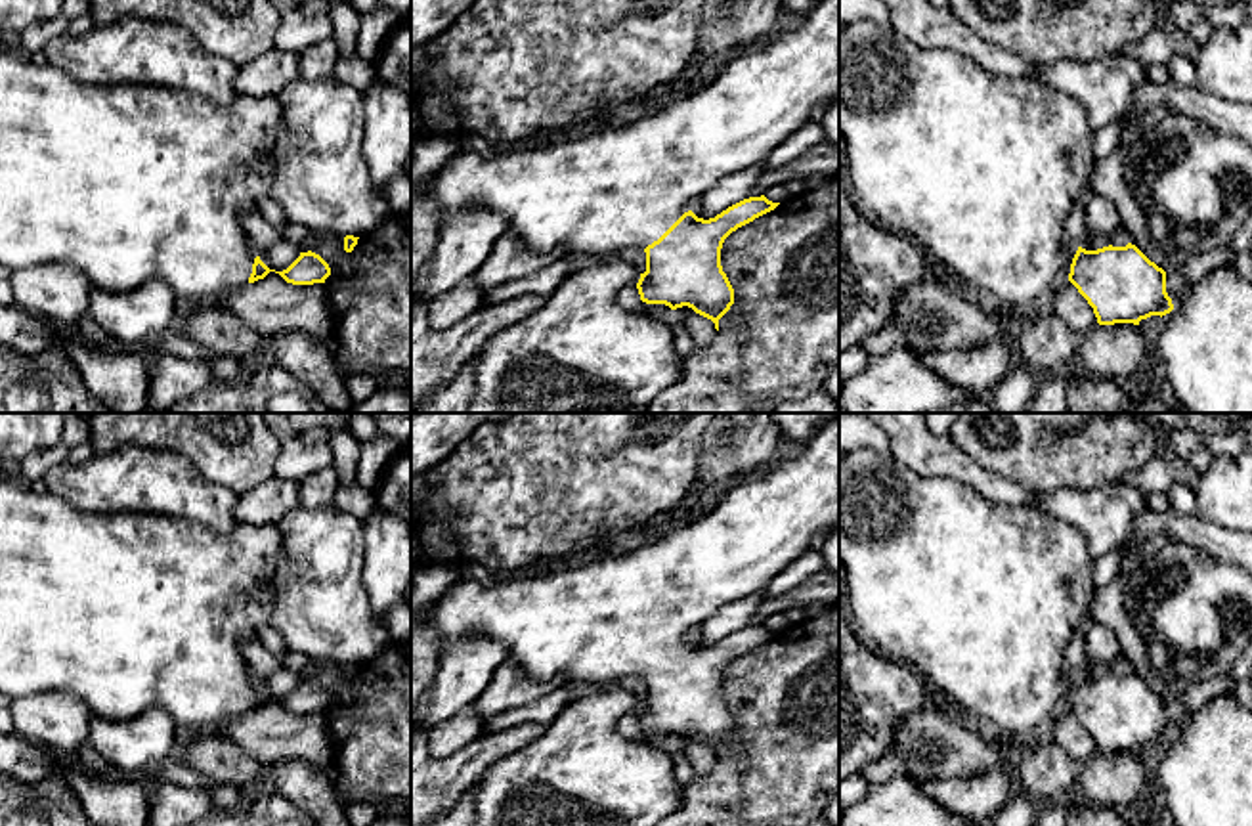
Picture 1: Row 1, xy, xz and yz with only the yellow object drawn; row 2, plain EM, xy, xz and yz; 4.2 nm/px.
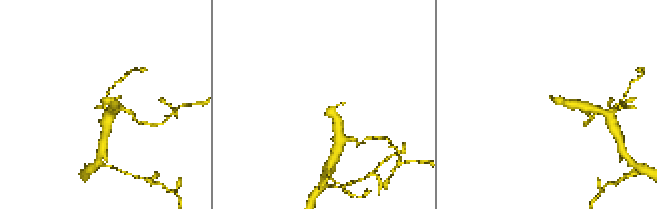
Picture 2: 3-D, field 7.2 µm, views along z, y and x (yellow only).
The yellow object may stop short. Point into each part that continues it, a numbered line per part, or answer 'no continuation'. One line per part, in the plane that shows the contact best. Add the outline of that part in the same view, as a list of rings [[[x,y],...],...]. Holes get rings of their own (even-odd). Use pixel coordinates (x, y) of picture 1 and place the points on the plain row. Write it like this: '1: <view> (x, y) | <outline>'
1: xz (614, 620) | [[[839,415],[824,423],[807,440],[807,444],[797,449],[793,457],[774,461],[753,476],[734,482],[721,493],[717,505],[709,512],[702,516],[686,516],[684,524],[677,524],[658,541],[623,554],[589,560],[575,568],[564,564],[549,572],[539,572],[508,581],[495,581],[491,585],[463,577],[453,583],[428,610],[428,623],[434,627],[434,635],[438,639],[438,654],[466,635],[482,635],[499,642],[507,650],[507,658],[512,660],[529,679],[550,681],[554,677],[564,677],[566,681],[591,681],[608,688],[612,685],[644,679],[648,673],[658,669],[684,641],[692,639],[702,623],[711,618],[721,606],[740,600],[761,587],[766,587],[780,572],[784,572],[793,560],[797,560],[810,549],[810,541],[816,533],[830,532],[835,526],[839,526]]]

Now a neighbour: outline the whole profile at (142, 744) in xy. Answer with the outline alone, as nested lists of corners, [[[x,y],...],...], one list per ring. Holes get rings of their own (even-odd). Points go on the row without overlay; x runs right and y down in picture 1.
[[[149,709],[130,721],[92,717],[92,746],[119,776],[155,772],[172,757],[178,727],[166,711]]]

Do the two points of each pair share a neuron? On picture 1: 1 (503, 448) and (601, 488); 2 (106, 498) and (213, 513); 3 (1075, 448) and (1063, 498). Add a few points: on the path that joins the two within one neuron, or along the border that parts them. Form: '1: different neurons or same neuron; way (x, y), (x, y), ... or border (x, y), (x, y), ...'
1: same neuron; way (528, 473), (576, 475)
2: same neuron; way (132, 496), (186, 496)
3: different neurons; border (1109, 484), (1096, 488), (1054, 488), (1040, 494)

